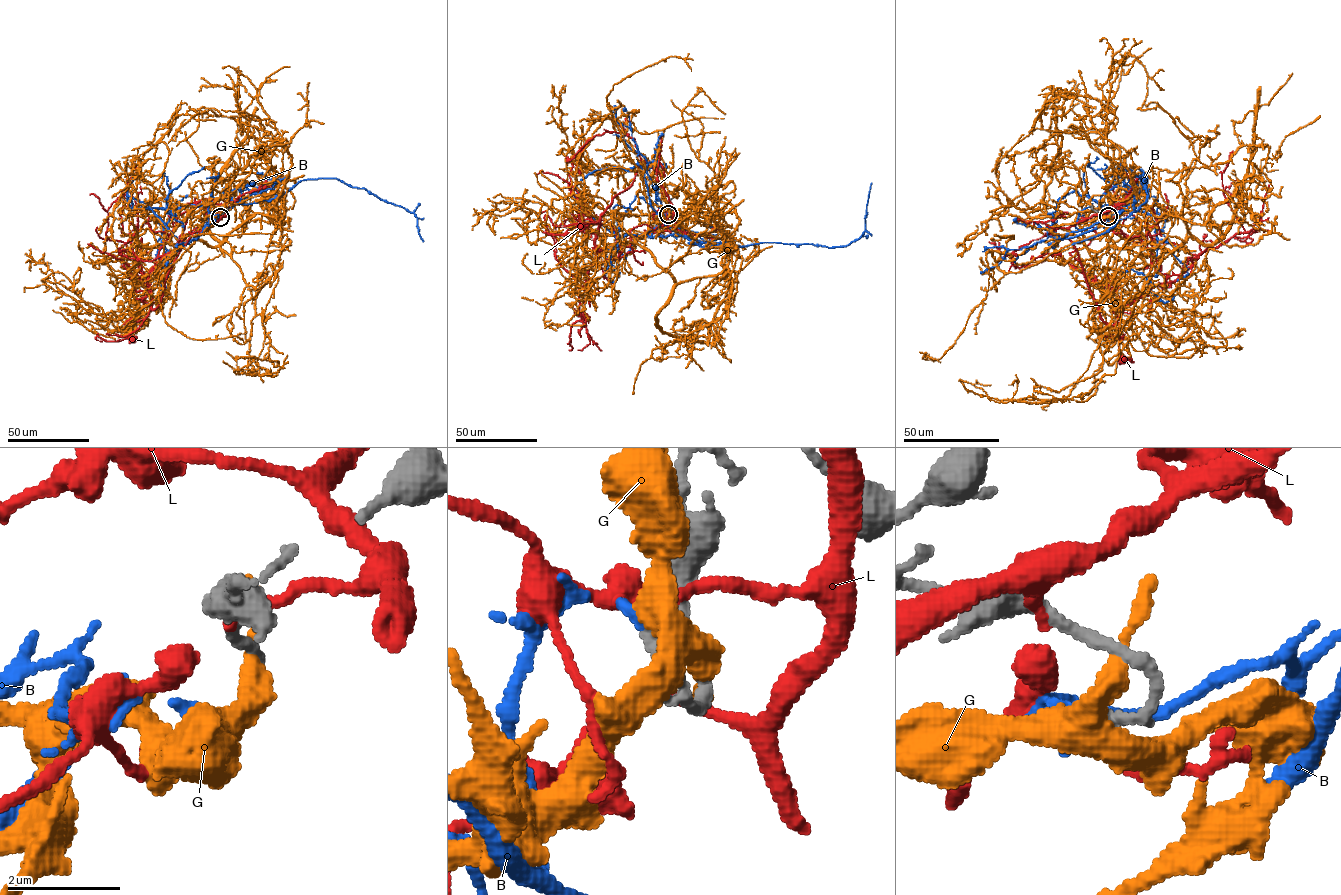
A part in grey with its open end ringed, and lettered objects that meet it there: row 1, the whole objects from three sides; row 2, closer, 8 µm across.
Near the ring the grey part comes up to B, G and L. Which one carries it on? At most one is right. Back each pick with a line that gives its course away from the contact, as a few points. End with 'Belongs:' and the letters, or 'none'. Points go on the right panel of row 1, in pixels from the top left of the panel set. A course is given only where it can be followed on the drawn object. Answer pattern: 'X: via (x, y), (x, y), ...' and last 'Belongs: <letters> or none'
B: via (1108, 216), (1047, 235), (1078, 235), (1145, 200), (1142, 170), (1146, 202), (1071, 245)
Belongs: B

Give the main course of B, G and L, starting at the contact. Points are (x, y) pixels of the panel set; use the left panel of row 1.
B: (221, 217), (215, 216), (195, 236), (235, 205), (271, 199), (301, 180), (332, 178), (412, 212), (423, 241)
G: (221, 217), (196, 237), (218, 246), (257, 213), (279, 217), (292, 157), (268, 132), (193, 109), (176, 146)
L: (222, 214), (226, 214), (209, 227), (186, 235), (165, 281), (160, 302), (129, 334), (132, 338)

